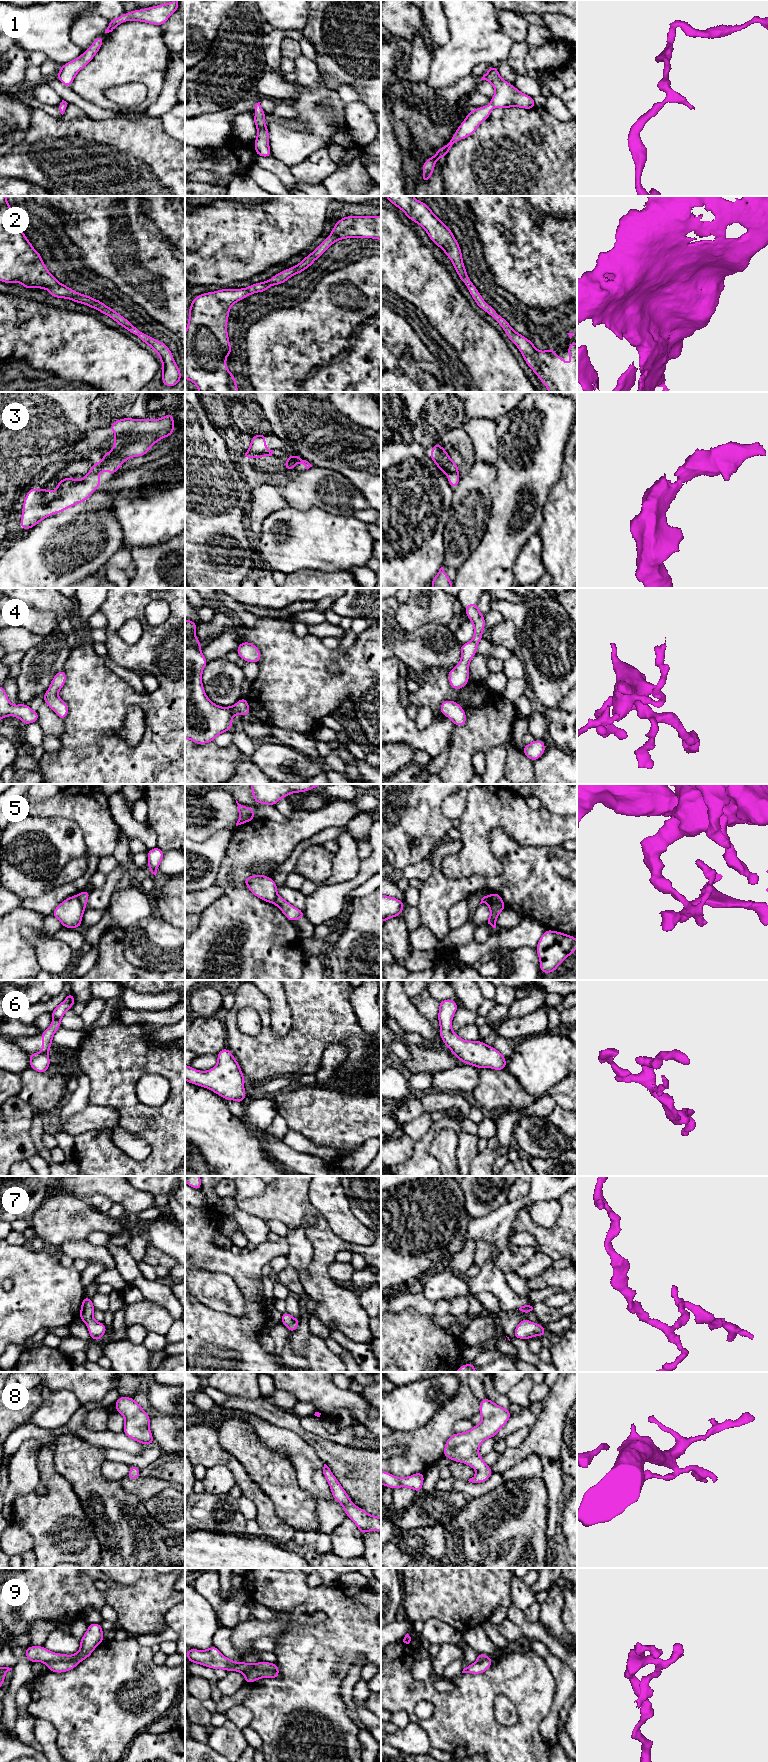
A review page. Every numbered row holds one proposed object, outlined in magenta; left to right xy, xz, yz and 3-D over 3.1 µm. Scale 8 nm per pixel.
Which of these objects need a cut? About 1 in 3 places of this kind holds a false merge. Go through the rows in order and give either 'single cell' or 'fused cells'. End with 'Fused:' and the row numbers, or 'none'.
1: single cell
2: single cell
3: single cell
4: single cell
5: fused cells
6: fused cells
7: single cell
8: single cell
9: fused cells
Fused: 5, 6, 9

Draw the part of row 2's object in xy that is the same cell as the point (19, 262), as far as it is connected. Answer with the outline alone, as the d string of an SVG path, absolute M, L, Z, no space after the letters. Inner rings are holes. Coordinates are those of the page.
M0 196L0 281L7 284L18 282L26 289L46 289L52 297L70 299L109 316L158 353L163 364L161 371L164 386L173 387L181 382L181 371L176 365L168 346L142 333L126 318L100 300L78 293L57 281L48 271L40 253L33 248L22 232L6 196Z

